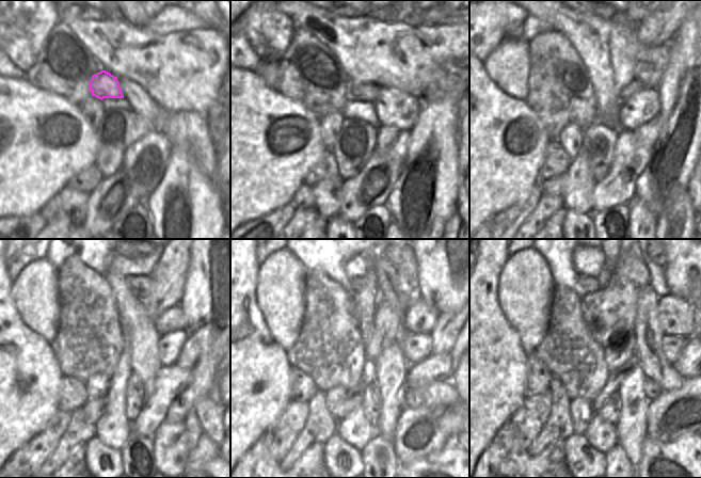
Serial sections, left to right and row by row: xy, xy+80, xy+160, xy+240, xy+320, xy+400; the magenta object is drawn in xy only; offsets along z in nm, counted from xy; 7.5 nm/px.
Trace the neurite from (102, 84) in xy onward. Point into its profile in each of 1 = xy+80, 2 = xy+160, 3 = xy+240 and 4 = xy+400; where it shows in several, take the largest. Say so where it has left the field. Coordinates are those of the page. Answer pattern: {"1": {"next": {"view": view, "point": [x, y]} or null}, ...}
{"1": {"next": {"view": "xy+80", "point": [363, 92]}}, "2": {"next": {"view": "xy+160", "point": [636, 85]}}, "3": {"next": {"view": "xy+240", "point": [174, 319]}}, "4": {"next": {"view": "xy+400", "point": [675, 315]}}}

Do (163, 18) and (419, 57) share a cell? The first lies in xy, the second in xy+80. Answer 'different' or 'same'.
different

